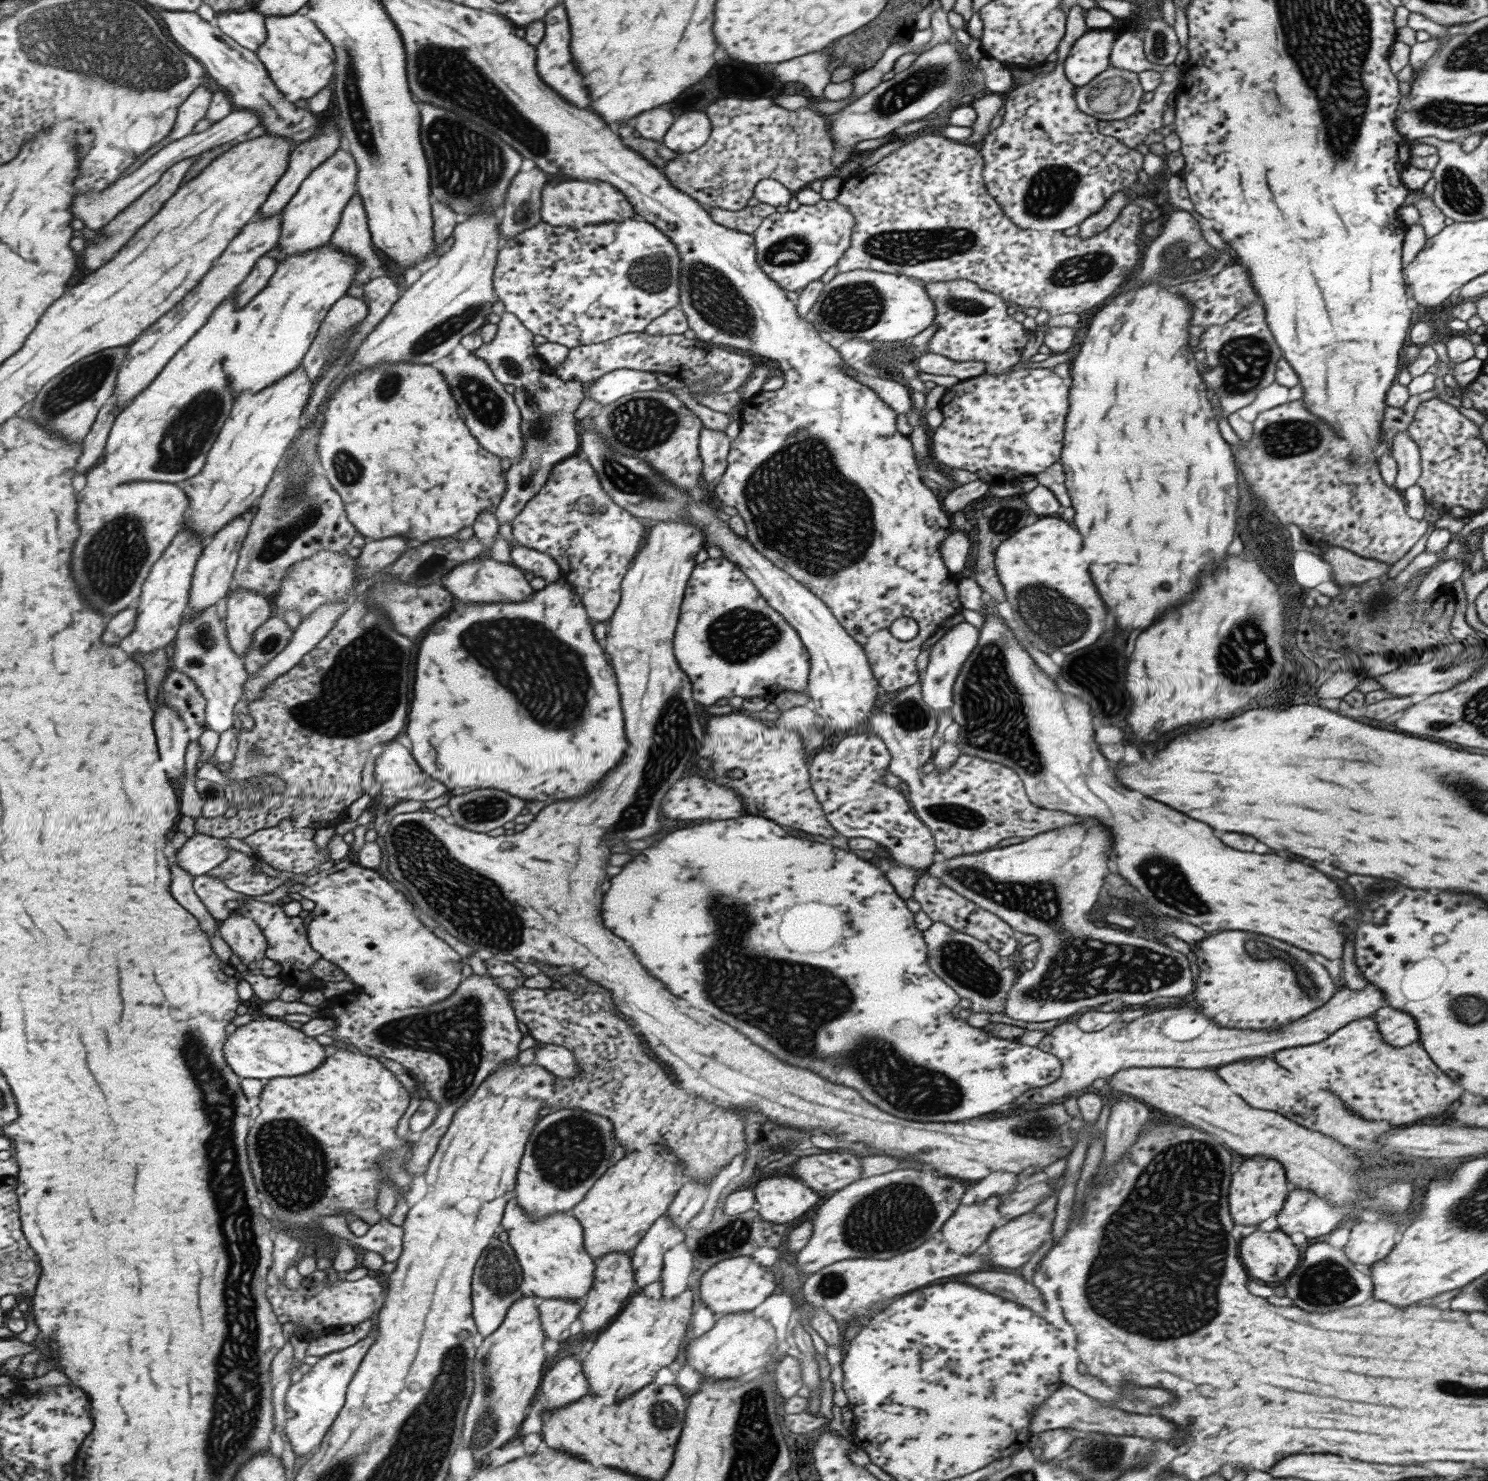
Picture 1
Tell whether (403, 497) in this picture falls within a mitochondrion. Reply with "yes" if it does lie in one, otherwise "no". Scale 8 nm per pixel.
no

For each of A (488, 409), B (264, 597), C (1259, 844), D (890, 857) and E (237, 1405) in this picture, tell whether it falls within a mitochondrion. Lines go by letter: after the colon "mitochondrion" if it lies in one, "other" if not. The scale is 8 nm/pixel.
A: mitochondrion
B: other
C: other
D: other
E: mitochondrion

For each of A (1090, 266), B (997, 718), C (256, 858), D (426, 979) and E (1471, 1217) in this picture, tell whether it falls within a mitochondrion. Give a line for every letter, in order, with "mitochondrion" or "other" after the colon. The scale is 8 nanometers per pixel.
A: mitochondrion
B: mitochondrion
C: other
D: mitochondrion
E: mitochondrion

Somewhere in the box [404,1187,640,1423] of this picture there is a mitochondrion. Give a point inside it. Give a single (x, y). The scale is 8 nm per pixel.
(498, 1274)

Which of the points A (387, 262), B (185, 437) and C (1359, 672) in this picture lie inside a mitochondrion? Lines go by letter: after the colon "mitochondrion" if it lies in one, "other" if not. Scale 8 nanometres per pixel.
A: other
B: mitochondrion
C: other

